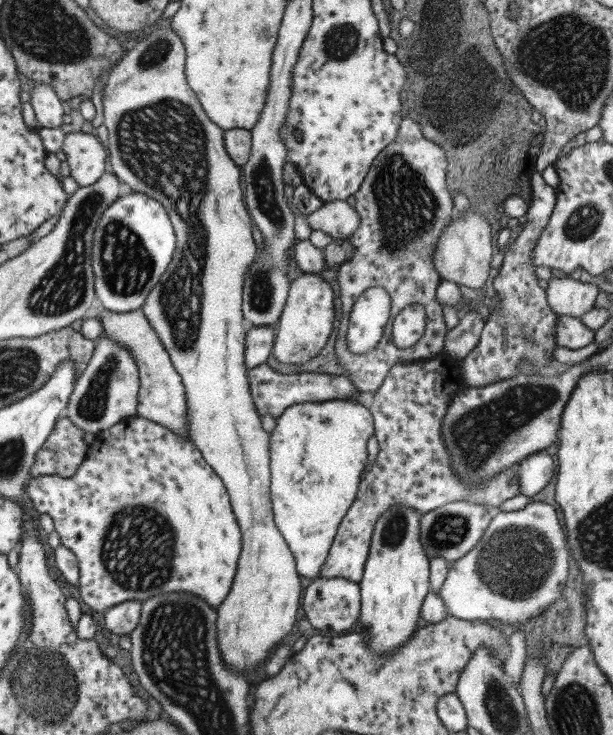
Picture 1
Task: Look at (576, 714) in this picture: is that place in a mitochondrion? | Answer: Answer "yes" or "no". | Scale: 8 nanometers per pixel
yes

